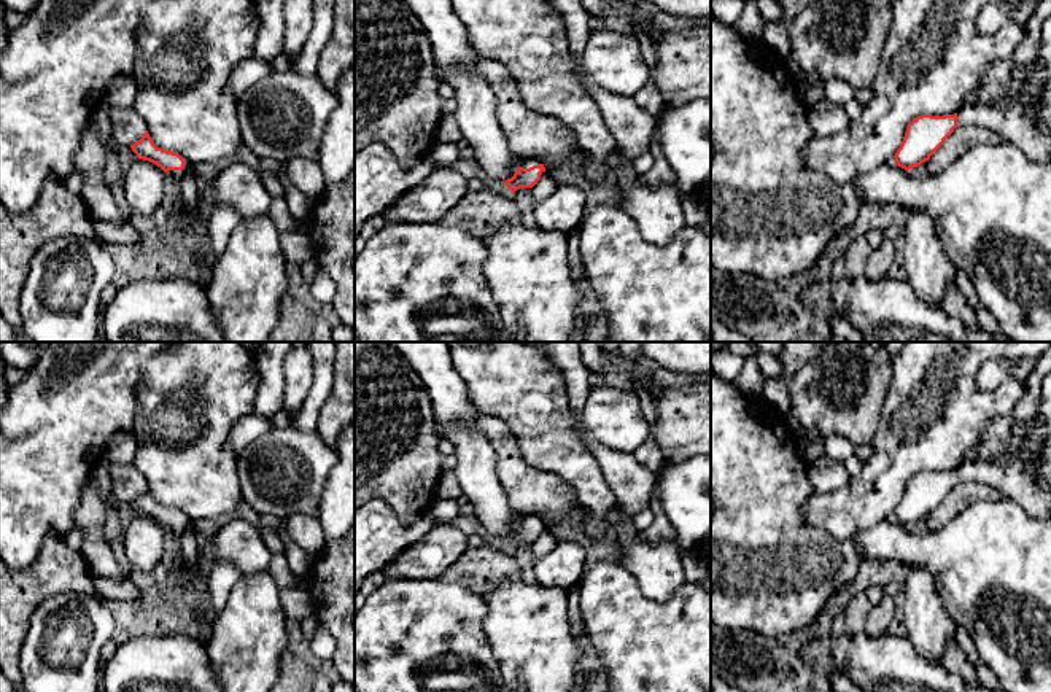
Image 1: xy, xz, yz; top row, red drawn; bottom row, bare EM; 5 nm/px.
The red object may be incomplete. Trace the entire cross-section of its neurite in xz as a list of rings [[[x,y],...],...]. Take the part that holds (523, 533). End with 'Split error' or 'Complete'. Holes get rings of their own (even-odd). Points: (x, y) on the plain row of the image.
[[[528,515],[520,520],[512,535],[501,539],[514,550],[520,544],[533,544],[544,531],[547,531],[544,520],[537,515]]]. Split error

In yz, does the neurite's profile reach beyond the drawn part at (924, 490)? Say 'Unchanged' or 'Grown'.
Grown

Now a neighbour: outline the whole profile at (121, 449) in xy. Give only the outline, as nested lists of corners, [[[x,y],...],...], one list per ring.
[[[134,431],[114,434],[105,447],[102,460],[110,465],[132,466],[137,455],[138,439]]]

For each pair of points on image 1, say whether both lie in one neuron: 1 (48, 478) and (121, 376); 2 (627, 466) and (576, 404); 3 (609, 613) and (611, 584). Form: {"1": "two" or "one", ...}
{"1": "one", "2": "one", "3": "one"}

